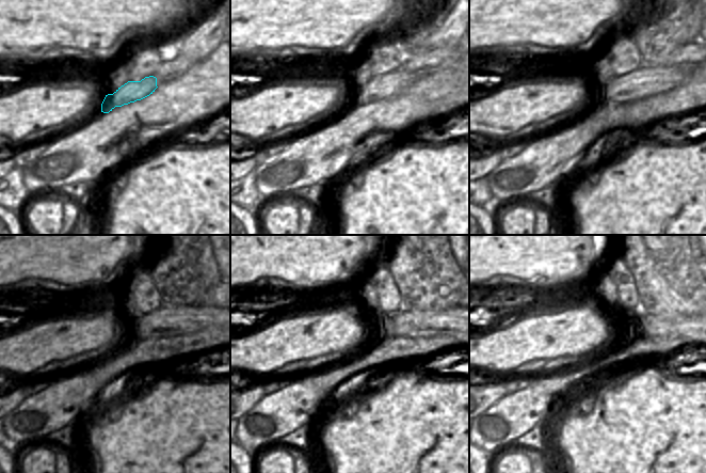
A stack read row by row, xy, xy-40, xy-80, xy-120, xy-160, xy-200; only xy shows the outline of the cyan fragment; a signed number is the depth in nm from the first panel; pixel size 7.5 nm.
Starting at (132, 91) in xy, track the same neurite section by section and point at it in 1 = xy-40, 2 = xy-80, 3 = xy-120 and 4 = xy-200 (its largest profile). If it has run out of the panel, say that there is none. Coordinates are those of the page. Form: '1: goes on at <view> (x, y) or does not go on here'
1: goes on at xy-40 (382, 87)
2: goes on at xy-80 (645, 81)
3: goes on at xy-120 (169, 320)
4: goes on at xy-200 (638, 325)

